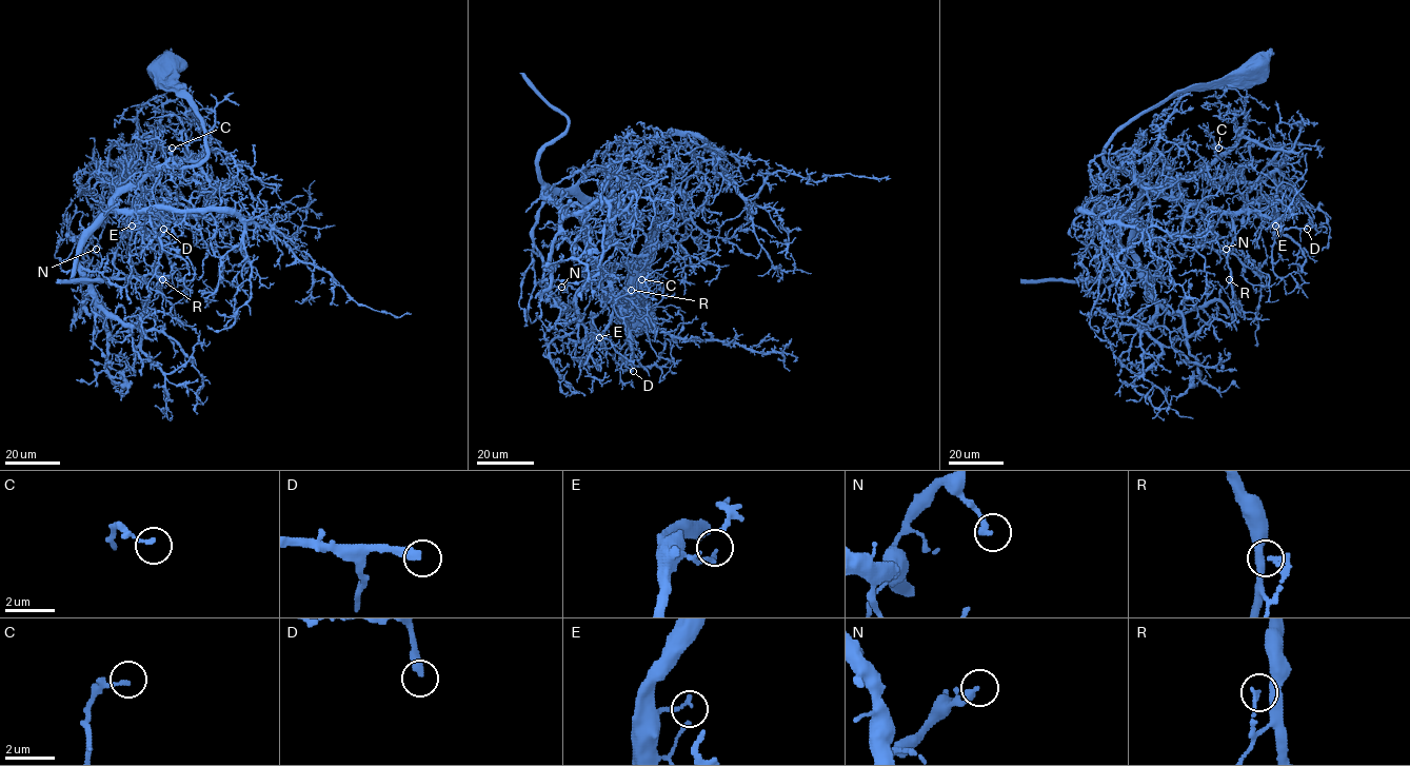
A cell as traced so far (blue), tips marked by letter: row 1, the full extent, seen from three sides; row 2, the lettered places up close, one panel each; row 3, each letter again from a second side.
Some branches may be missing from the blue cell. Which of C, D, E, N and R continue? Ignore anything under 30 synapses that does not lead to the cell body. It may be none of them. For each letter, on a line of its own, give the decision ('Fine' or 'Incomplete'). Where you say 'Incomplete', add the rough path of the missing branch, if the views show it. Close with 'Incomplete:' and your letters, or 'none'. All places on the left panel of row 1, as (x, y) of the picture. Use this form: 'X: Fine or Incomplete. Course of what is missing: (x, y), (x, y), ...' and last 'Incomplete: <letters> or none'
C: Fine
D: Incomplete. Course of what is missing: (163, 229), (161, 236), (164, 238), (178, 224), (173, 219)
E: Fine
N: Fine
R: Fine
Incomplete: D

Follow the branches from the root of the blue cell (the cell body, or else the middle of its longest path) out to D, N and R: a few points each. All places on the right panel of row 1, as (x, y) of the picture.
D: (1258, 69), (1175, 92), (1131, 118), (1103, 157), (1165, 195), (1224, 211), (1274, 207), (1279, 229), (1307, 229)
N: (1258, 69), (1175, 92), (1131, 118), (1103, 153), (1140, 184), (1138, 233), (1189, 233), (1226, 249)
R: (1258, 69), (1175, 92), (1131, 118), (1103, 153), (1165, 195), (1226, 212), (1234, 231), (1229, 279)

